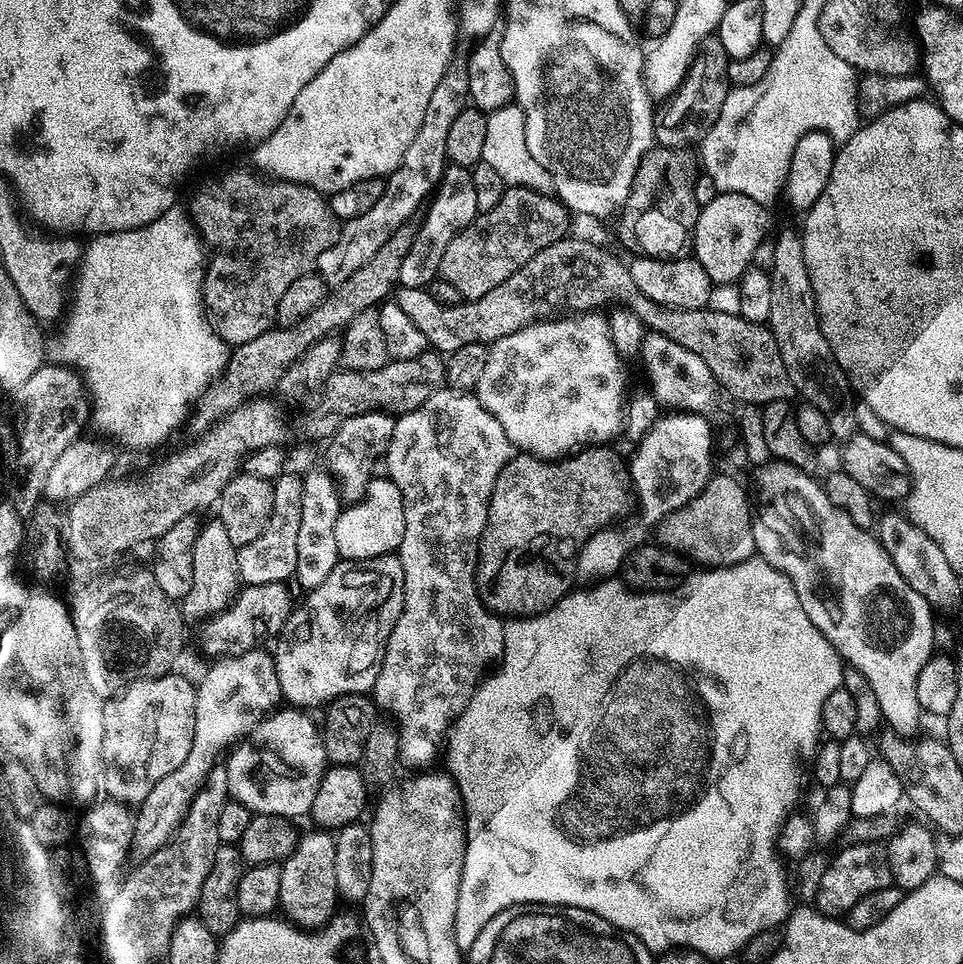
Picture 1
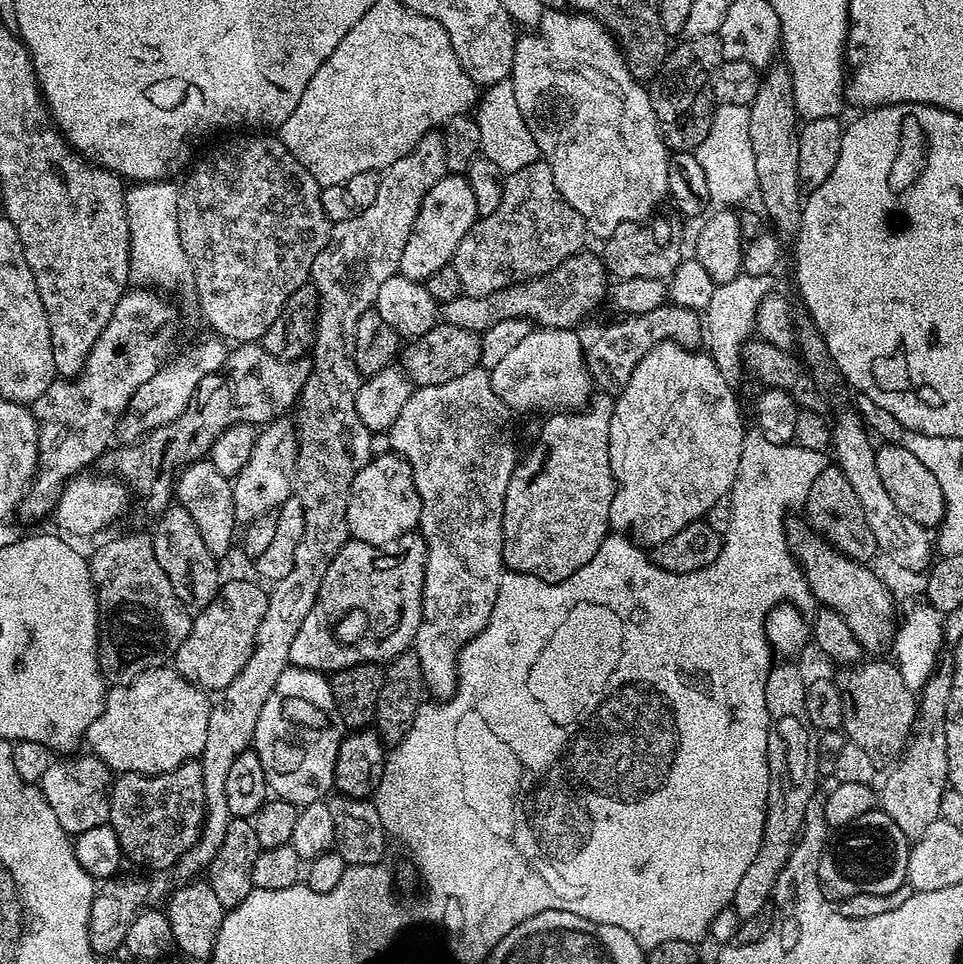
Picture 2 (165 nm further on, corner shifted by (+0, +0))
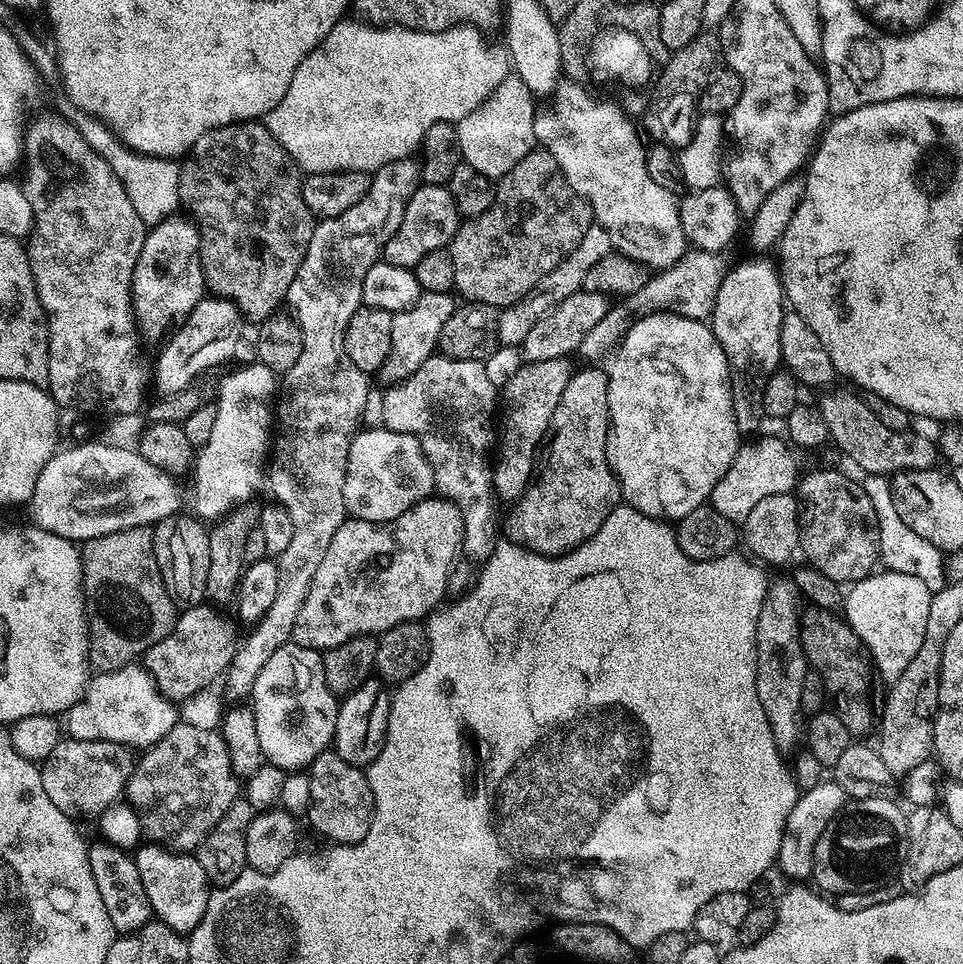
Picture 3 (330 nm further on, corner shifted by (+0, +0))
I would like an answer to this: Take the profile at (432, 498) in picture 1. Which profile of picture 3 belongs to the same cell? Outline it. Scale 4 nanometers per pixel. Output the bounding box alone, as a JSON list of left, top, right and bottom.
[382,354,498,558]

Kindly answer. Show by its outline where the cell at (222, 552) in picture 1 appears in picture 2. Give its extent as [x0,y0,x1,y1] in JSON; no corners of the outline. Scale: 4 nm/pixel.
[174,459,238,558]

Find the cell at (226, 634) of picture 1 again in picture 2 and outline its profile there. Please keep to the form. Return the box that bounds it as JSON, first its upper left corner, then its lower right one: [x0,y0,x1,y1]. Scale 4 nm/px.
[176,580,268,694]

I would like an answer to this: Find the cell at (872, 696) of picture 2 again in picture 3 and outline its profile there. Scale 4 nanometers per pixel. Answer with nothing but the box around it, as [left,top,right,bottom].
[799,606,874,738]

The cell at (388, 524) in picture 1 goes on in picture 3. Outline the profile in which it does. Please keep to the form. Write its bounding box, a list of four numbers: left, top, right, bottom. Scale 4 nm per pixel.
[344,426,435,524]

